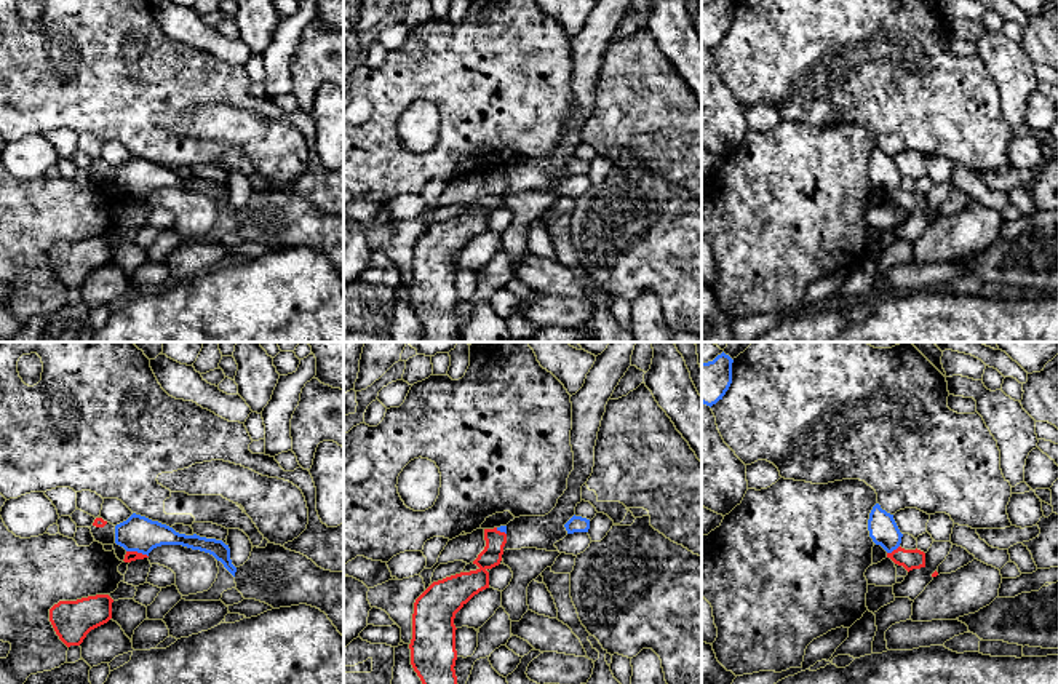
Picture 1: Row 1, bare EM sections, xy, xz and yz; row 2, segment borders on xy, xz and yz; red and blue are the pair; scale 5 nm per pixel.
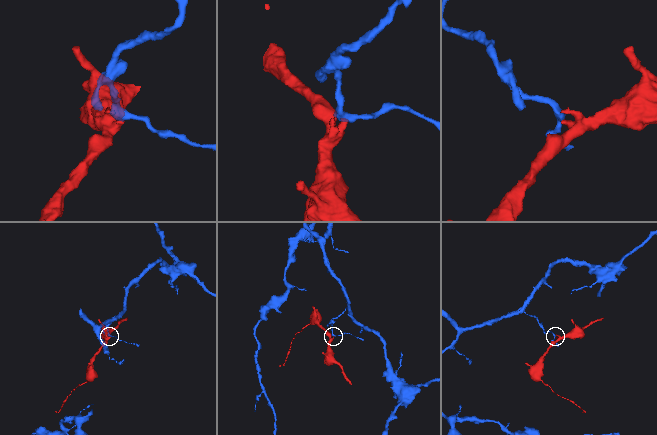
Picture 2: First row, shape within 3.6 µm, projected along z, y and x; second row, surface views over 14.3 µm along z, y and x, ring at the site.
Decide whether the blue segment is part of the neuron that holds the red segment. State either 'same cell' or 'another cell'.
another cell

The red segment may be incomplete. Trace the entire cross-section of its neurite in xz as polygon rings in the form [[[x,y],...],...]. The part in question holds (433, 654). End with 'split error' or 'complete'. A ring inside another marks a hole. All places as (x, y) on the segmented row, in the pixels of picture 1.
[[[484,529],[486,547],[473,561],[476,571],[433,582],[414,602],[411,665],[422,684],[457,684],[455,614],[489,588],[489,569],[502,561],[507,534]]] | complete

